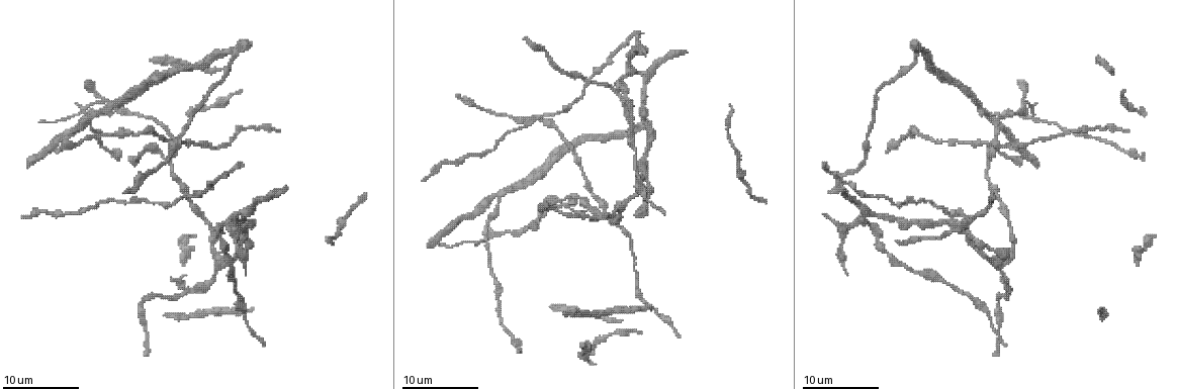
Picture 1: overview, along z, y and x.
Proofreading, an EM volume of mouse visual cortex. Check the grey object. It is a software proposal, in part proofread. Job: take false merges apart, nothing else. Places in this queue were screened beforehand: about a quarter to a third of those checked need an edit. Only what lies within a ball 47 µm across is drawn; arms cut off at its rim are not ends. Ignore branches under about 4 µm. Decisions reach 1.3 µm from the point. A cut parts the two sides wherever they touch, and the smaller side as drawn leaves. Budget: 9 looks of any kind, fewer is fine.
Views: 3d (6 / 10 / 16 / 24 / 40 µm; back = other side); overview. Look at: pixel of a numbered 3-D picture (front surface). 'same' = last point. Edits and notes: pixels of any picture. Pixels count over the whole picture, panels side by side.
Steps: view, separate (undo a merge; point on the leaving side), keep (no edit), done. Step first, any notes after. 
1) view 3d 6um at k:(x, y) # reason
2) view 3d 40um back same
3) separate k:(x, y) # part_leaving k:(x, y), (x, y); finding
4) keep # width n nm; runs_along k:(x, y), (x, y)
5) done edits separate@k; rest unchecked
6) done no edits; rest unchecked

view 3d 6um at 1:(626, 73)

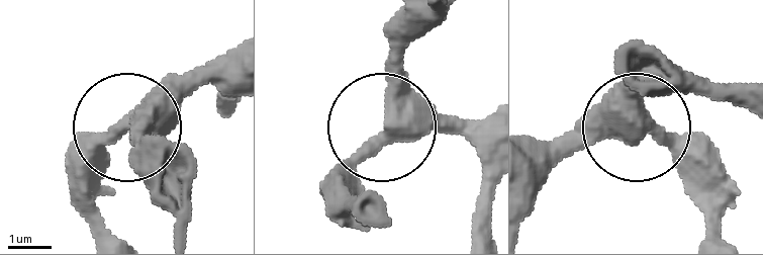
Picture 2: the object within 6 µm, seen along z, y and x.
keep # side_arm 9 um; runs_along 2:(480, 228), (470, 141), (383, 119), (393, 21); one neuron here

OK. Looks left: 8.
view 3d 10um at 1:(206, 186)

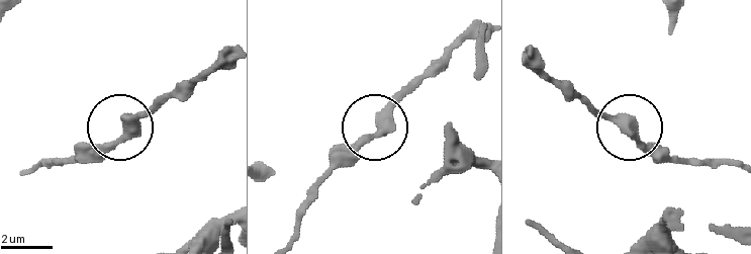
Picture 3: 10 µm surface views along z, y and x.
view 3d 6um at 3:(383, 133)

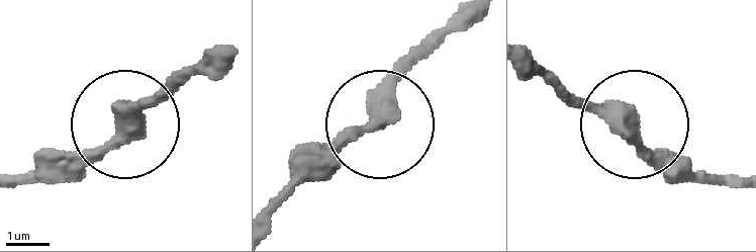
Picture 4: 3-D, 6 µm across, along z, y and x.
keep # one neuron here

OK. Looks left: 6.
view 3d 16um at 1:(989, 160) # branch point

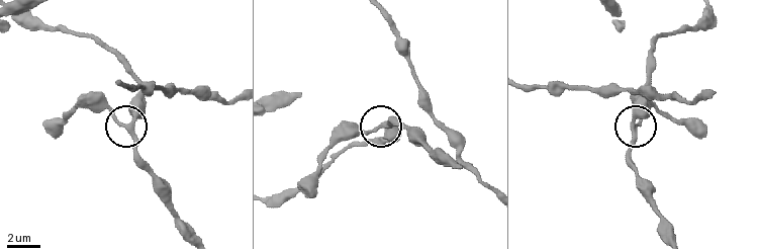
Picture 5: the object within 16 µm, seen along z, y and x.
keep # side_arm 81 um; runs_along 5:(635, 120), (635, 125), (635, 103), (648, 80); all the same neuron

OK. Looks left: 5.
view 3d 10um at 1:(1032, 116) # two arms in line, one across

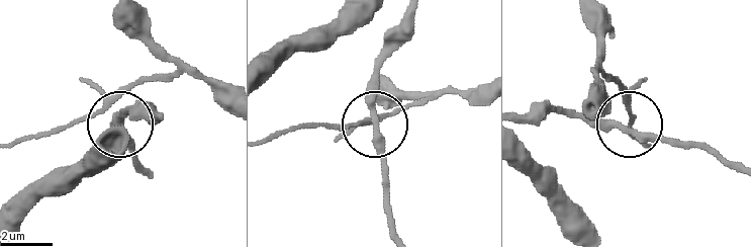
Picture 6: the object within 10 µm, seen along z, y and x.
view 3d 6um at 6:(624, 131)

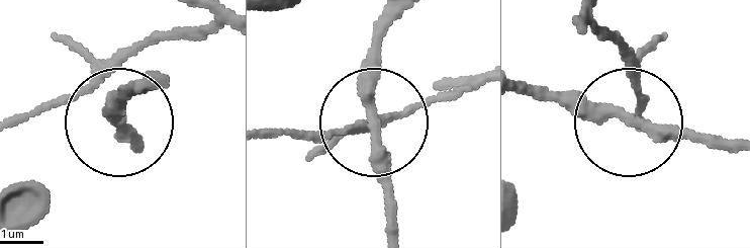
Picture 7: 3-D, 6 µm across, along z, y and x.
keep # arms 3; runs_along 7:(586, 28), (597, 24), (623, 57), (633, 118), (738, 144); one neuron here

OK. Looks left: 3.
done no edits; rest unchecked

